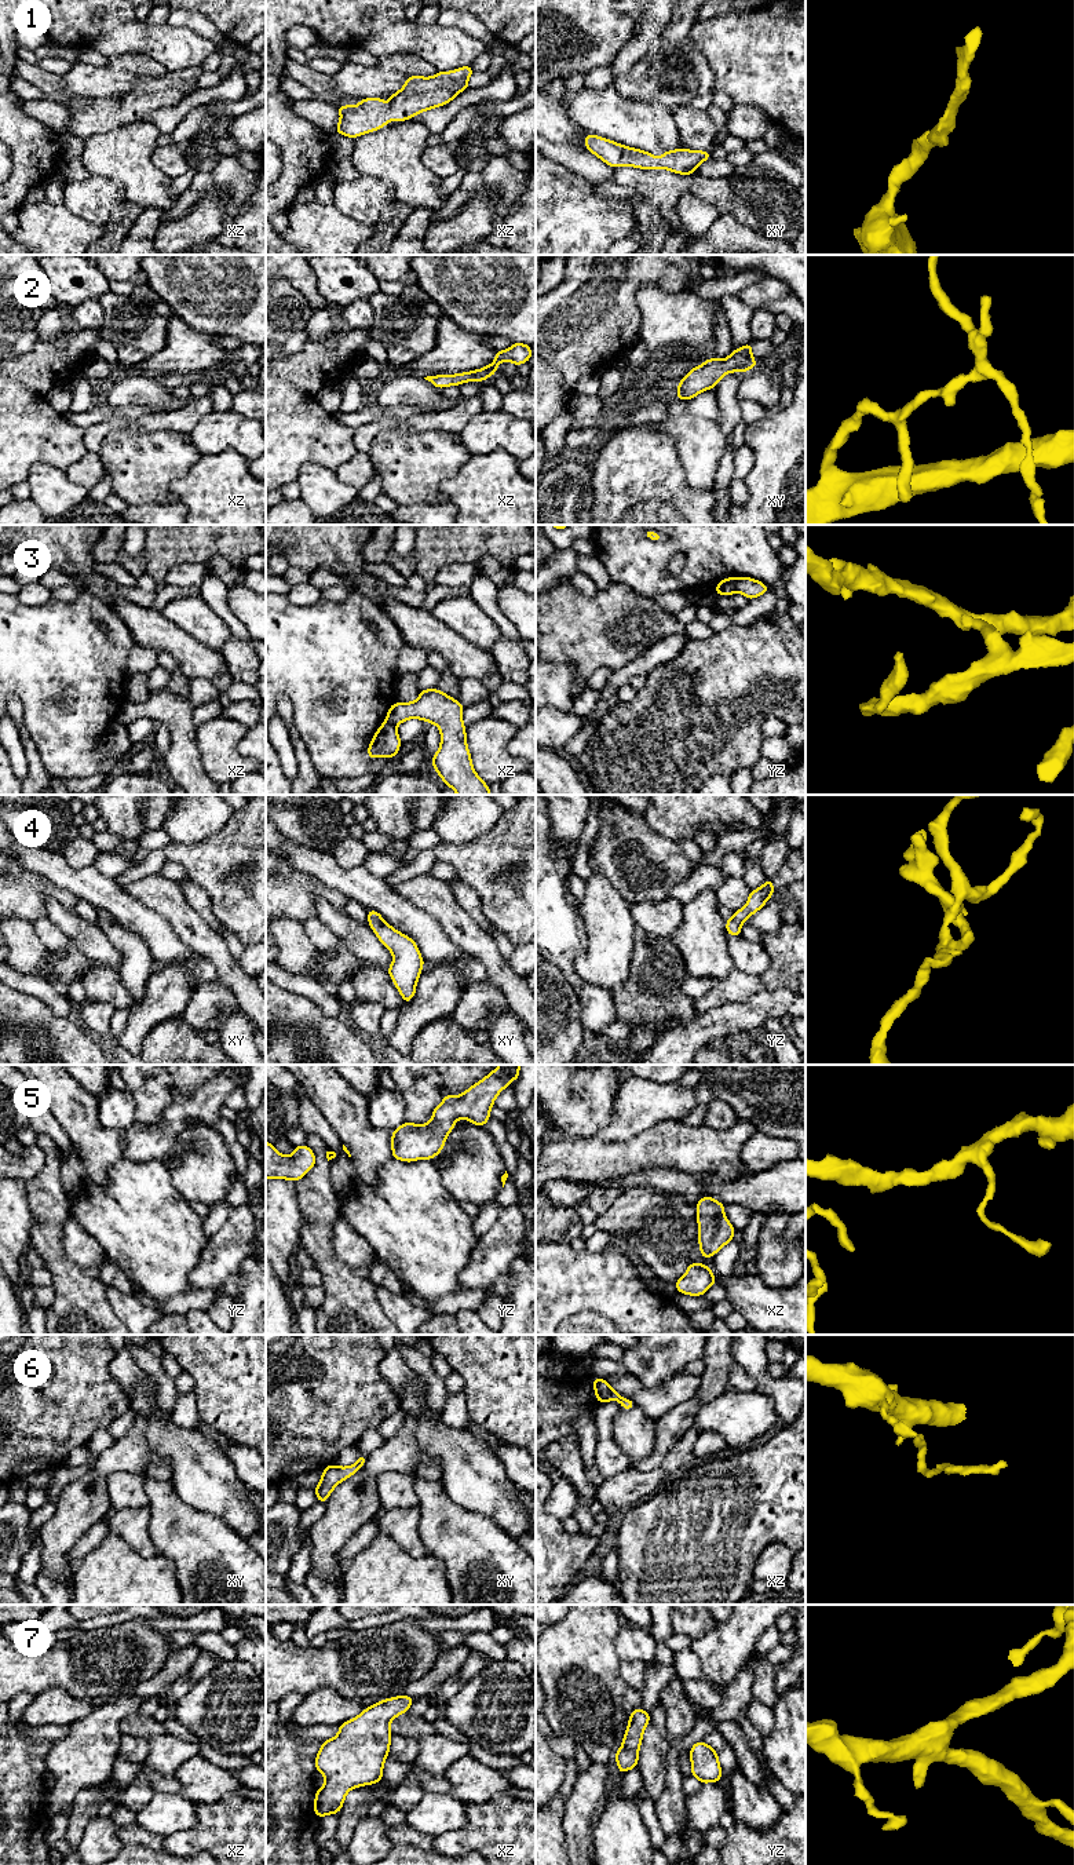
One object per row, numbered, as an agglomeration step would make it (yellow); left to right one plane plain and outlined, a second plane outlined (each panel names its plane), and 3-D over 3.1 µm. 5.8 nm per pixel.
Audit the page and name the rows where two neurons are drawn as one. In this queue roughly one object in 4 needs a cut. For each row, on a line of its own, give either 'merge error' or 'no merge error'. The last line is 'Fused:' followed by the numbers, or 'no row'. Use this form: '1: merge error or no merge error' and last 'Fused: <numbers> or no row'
1: no merge error
2: no merge error
3: merge error
4: no merge error
5: no merge error
6: no merge error
7: no merge error
Fused: 3

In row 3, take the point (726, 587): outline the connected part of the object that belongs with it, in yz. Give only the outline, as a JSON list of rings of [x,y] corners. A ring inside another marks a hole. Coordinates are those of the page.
[[[730,577],[723,579],[723,580],[716,585],[715,592],[716,592],[717,595],[724,595],[724,596],[733,595],[733,594],[735,592],[734,579],[730,579]]]

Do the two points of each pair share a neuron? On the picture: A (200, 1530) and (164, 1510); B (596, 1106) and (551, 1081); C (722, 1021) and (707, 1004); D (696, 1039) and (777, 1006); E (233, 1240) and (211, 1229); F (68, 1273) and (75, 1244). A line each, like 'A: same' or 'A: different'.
A: same
B: same
C: different
D: same
E: different
F: different

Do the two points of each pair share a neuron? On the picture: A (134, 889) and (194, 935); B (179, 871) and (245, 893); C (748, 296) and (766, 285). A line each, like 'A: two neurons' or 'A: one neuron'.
A: one neuron
B: two neurons
C: one neuron

